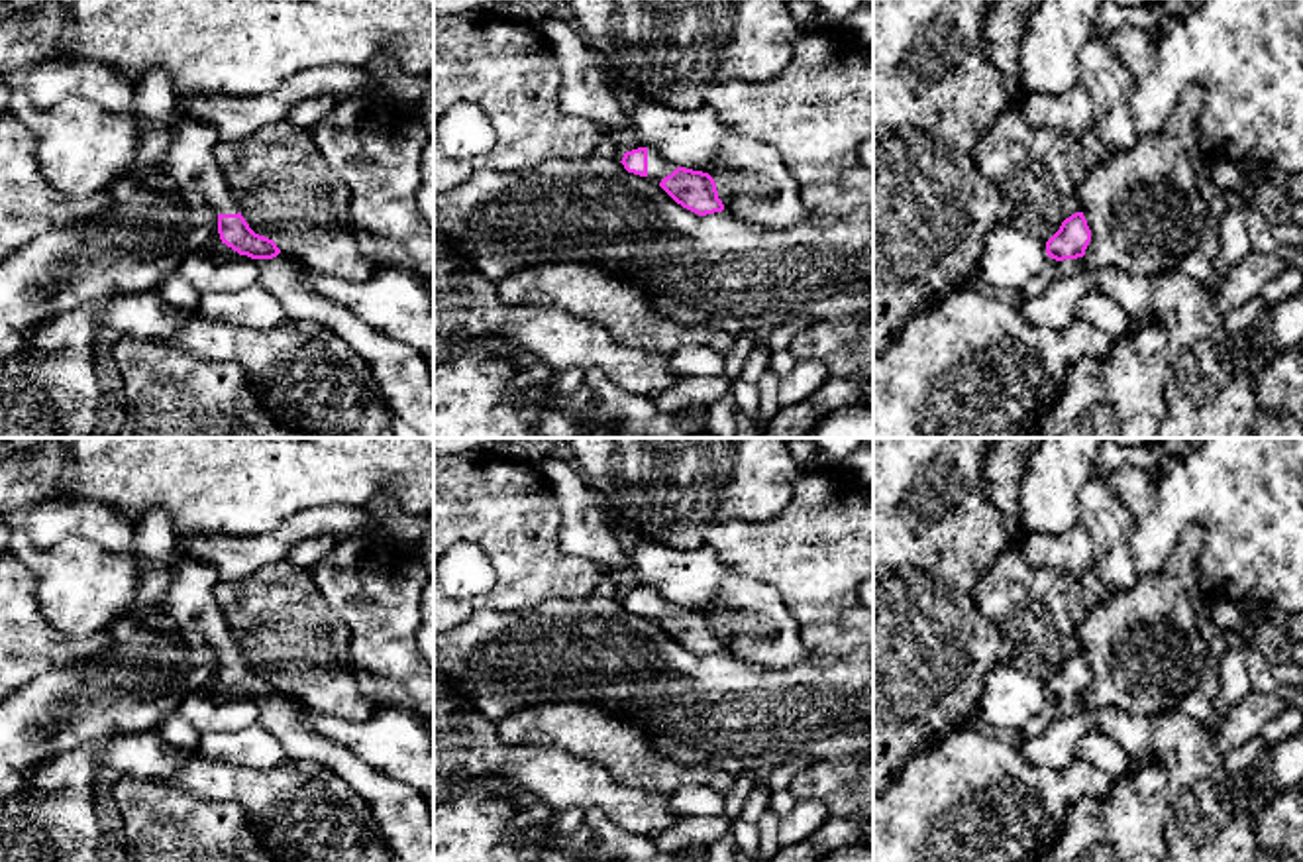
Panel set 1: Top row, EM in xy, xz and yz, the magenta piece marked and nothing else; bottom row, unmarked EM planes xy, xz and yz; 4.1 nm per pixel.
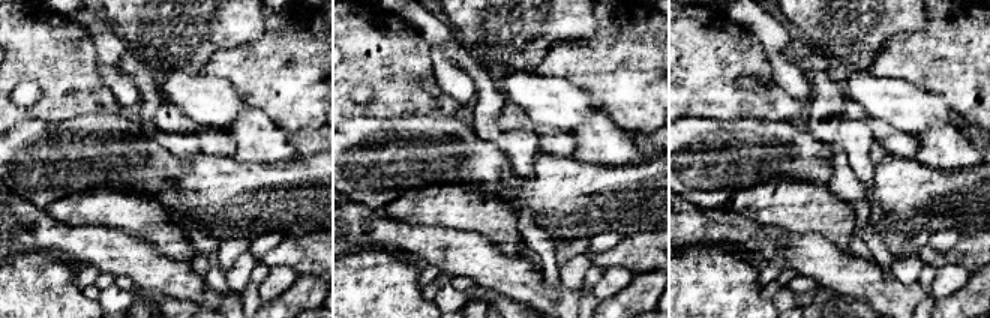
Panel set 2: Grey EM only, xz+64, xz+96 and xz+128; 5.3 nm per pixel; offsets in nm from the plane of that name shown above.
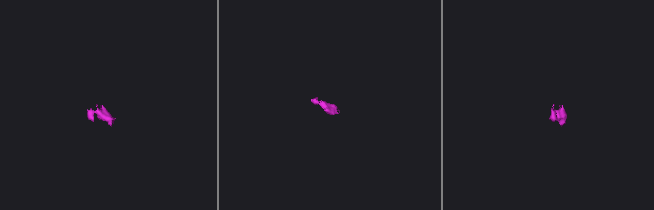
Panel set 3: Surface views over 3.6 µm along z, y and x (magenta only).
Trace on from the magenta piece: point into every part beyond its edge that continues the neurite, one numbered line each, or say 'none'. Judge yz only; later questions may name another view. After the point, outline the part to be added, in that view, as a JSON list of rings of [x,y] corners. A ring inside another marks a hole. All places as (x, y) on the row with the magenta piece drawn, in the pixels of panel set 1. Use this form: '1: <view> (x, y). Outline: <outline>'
1: yz (1044, 279). Outline: [[[1050,257],[1050,263],[1022,287],[1022,296],[1032,298],[1044,295],[1056,283],[1054,267],[1056,259]]]

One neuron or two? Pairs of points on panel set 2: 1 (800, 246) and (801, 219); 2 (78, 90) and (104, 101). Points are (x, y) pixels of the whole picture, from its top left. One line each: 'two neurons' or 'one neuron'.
1: two neurons
2: one neuron

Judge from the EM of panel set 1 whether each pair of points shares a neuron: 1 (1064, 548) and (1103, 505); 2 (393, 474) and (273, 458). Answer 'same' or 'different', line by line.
1: different
2: same

